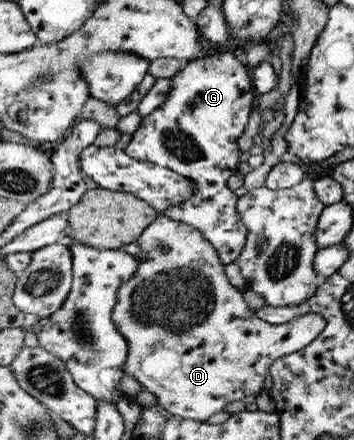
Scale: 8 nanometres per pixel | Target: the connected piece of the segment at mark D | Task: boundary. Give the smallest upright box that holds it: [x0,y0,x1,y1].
[114,214,326,422]

